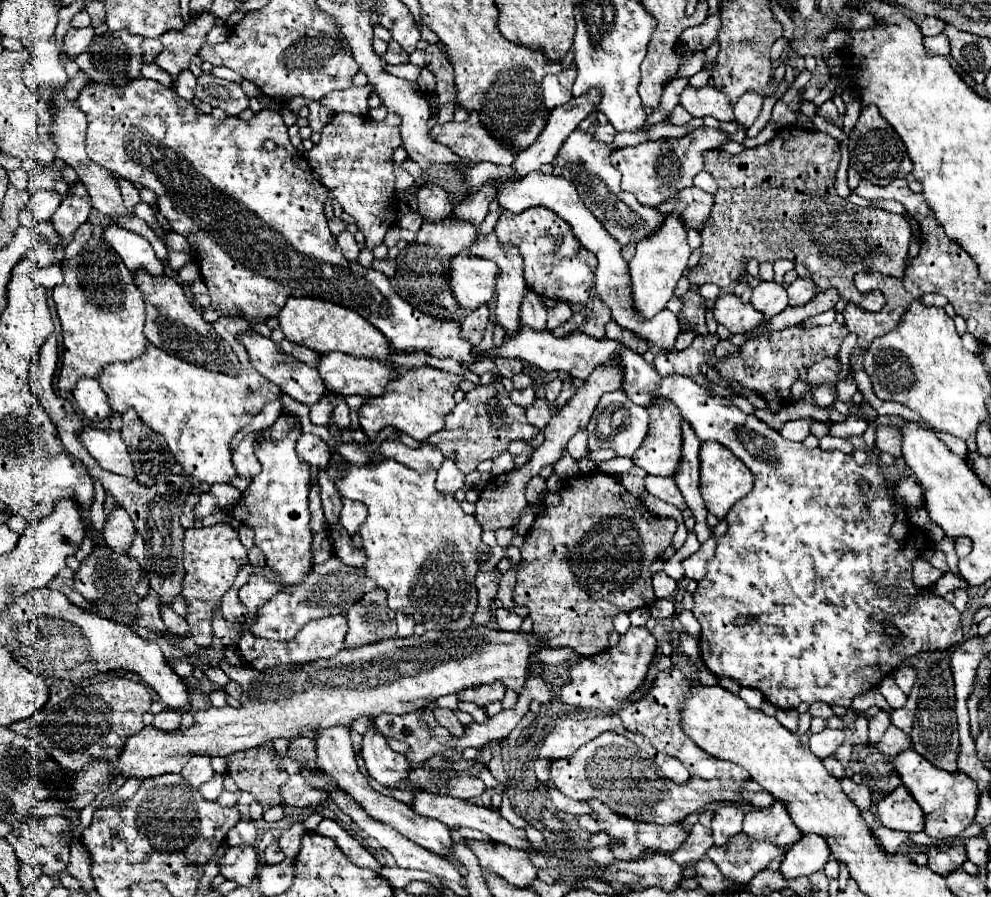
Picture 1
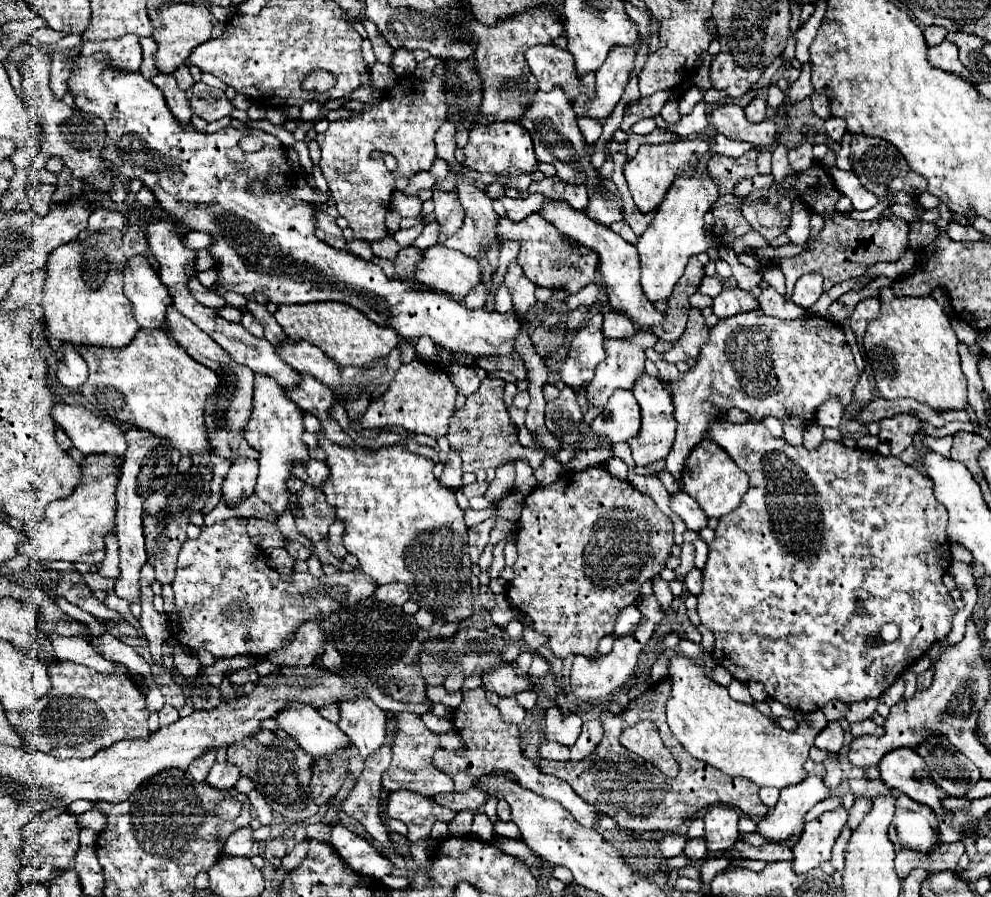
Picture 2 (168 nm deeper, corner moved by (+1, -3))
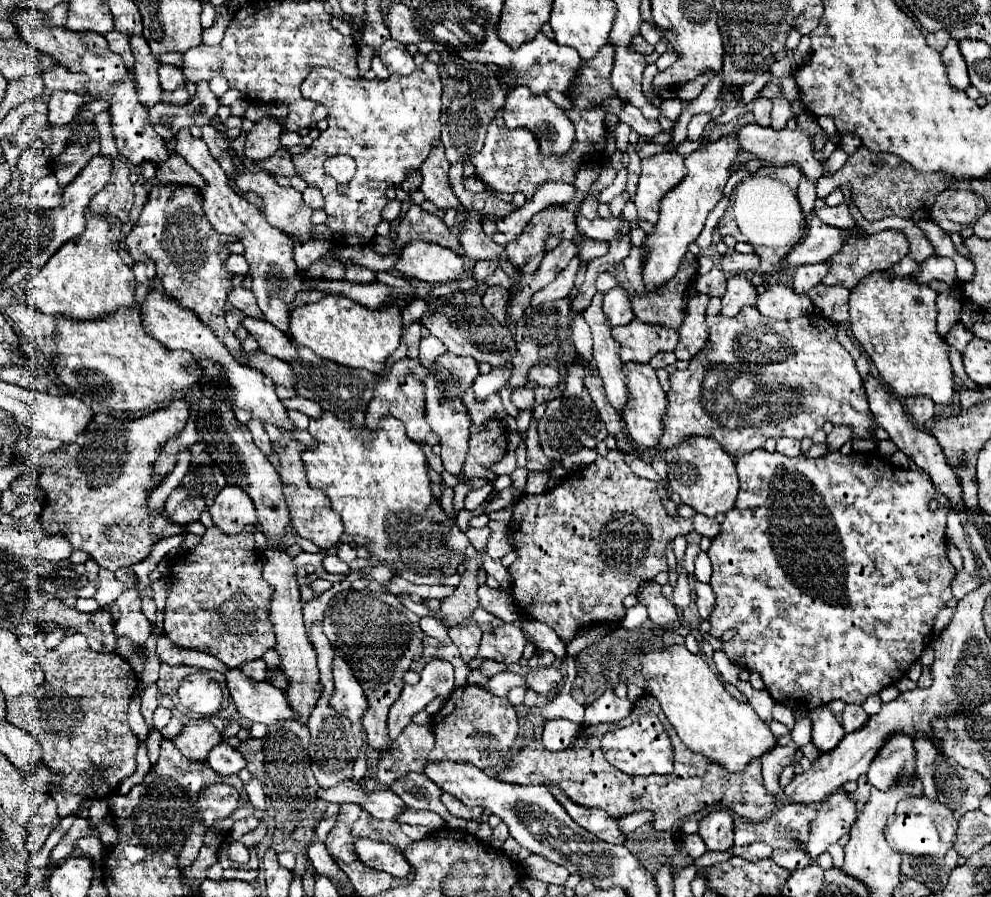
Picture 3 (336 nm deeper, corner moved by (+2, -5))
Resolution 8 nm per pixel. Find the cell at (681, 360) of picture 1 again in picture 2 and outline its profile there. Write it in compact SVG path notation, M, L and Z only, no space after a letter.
M691 309L685 335L681 335L681 339L675 341L671 351L663 353L663 359L669 363L677 363L677 361L687 361L691 357L697 357L701 353L701 347L707 343L707 339L709 339L709 329L705 317L701 315L699 309Z

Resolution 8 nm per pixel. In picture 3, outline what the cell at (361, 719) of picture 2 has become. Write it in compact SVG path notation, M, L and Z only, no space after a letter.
M334 653L332 677L334 693L330 697L330 707L348 717L352 723L358 723L364 717L364 711L368 709L366 697L358 679L354 677L352 669L348 669L348 663L340 657L340 653Z

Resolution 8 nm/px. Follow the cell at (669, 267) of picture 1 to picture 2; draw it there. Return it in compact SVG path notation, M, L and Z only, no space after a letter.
M691 171L689 177L677 179L667 191L655 219L645 229L637 241L637 251L641 259L641 287L651 303L667 301L673 293L675 283L683 275L689 257L705 253L715 243L703 235L703 215L711 209L717 199L717 185L707 173Z

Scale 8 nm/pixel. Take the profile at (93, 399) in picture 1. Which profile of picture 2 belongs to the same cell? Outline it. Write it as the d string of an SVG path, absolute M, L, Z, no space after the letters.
M65 347L65 363L57 363L57 377L65 389L75 393L79 393L85 385L89 377L87 363L73 347Z

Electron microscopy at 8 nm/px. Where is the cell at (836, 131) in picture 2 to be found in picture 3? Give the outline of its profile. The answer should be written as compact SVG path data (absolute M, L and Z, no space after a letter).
M854 133L842 135L842 143L840 143L840 147L842 147L848 155L852 155L860 145L862 145L862 139L860 139L858 135L854 135Z

